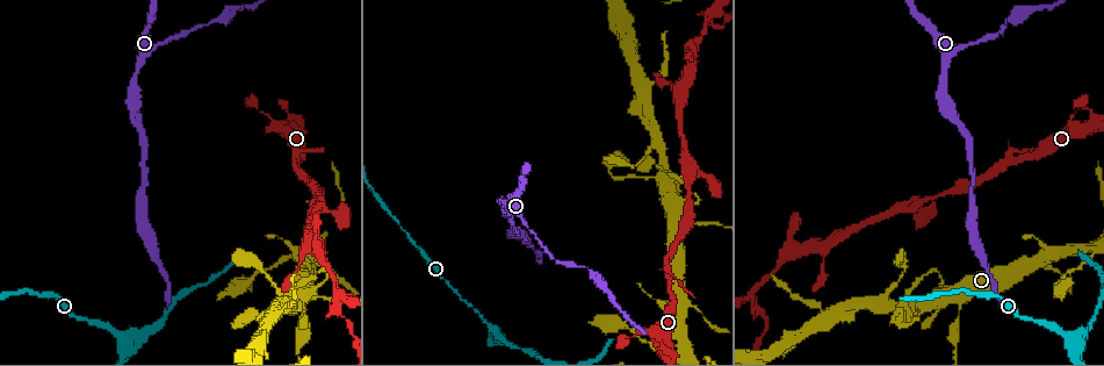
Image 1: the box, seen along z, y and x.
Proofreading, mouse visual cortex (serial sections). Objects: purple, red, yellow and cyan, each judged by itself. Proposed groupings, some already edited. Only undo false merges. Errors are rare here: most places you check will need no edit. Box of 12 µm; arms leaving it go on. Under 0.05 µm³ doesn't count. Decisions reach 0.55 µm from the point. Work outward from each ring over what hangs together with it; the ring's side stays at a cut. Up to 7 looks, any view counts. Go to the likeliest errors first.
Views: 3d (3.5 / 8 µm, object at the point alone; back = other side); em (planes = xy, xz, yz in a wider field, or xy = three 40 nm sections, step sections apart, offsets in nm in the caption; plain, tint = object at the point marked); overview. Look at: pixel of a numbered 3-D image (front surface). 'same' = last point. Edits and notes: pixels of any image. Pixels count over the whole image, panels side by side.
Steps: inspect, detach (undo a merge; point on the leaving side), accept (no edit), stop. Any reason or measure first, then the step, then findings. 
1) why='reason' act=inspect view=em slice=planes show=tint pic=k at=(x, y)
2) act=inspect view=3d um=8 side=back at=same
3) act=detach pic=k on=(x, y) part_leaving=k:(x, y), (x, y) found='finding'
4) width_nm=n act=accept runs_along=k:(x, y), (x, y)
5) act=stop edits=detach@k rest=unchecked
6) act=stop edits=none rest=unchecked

why='three arms meet' act=inspect view=3d um=3.5 pic=1 at=(754, 291)

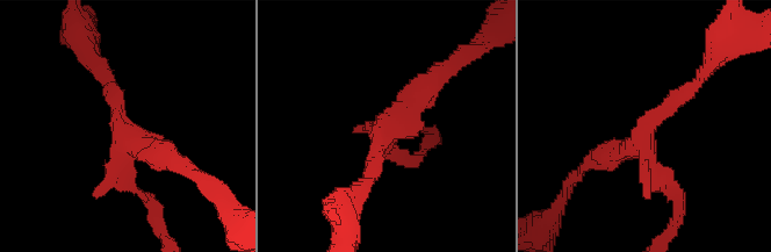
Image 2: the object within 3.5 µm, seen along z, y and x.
act=inspect view=em slice=xy step=5 show=tint pic=2 at=(641, 135)

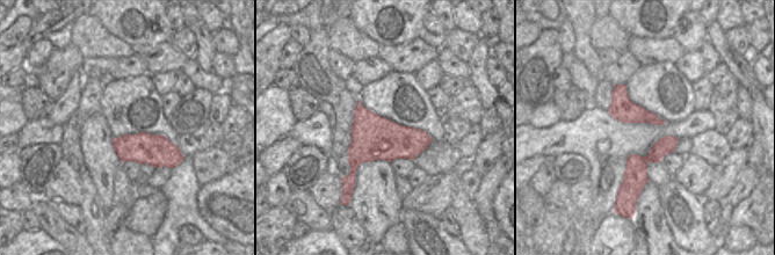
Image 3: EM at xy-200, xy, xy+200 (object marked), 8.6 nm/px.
act=detach pic=2 on=(682, 196) part_leaving=2:(653, 160), (679, 200), (662, 242) found='a second cell is stuck on'

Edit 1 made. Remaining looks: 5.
why='redraw' act=inspect view=overview

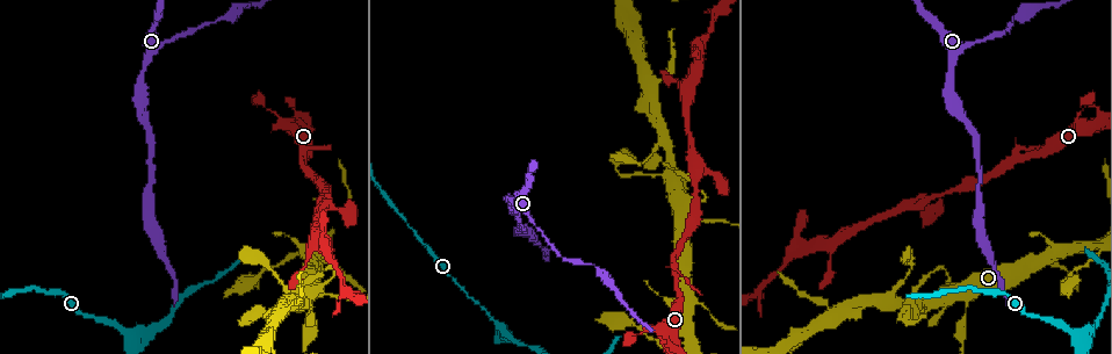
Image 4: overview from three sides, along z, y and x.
why='sudden change in width' act=inspect view=3d um=3.5 side=back pic=4 at=(324, 282)

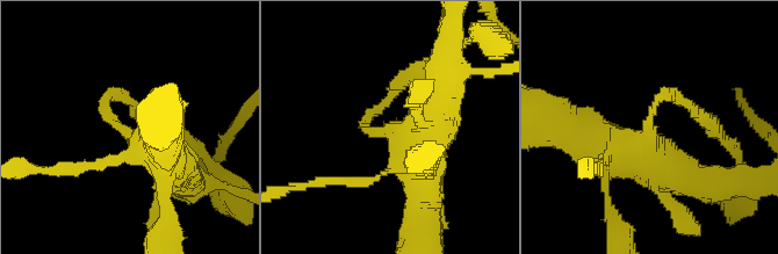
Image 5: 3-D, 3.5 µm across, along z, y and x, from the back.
arm_widths_nm=150,600 act=accept found='all the same cell'

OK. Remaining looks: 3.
why='three-way junction' act=inspect view=3d um=3.5 pic=4 at=(1073, 335)

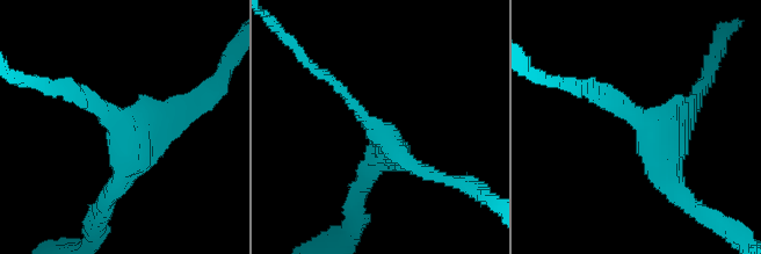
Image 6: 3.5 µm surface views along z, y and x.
why='now the EM' act=inspect view=em slice=xy step=2 show=tint pic=6 at=(379, 130)

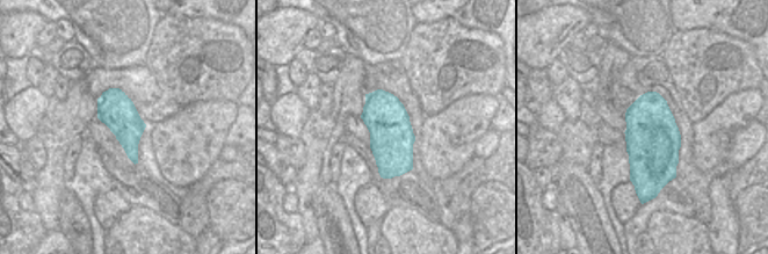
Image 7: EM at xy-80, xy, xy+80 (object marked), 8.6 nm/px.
width_nm=380 act=accept runs_along=6:(331, 81), (388, 144), (437, 176) found='all the same cell'

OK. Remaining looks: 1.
act=stop edits=detach@2 rest=unchecked

